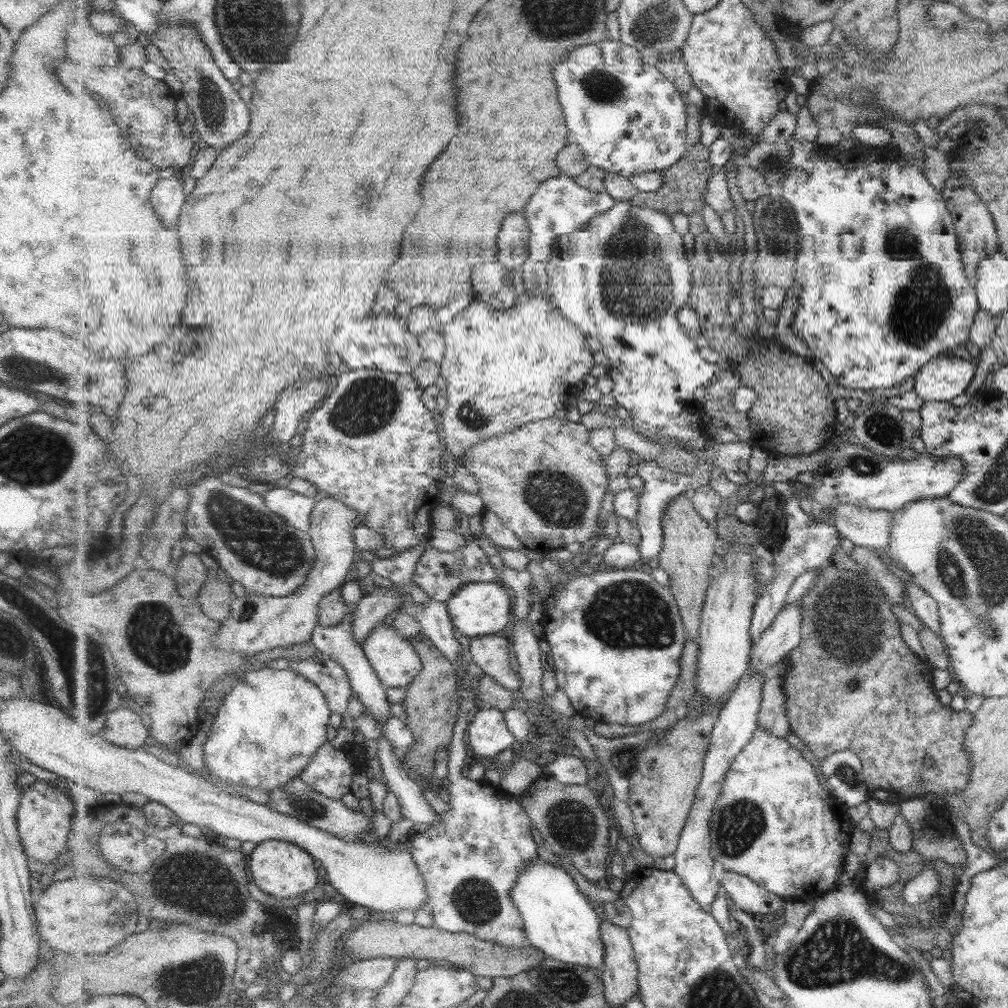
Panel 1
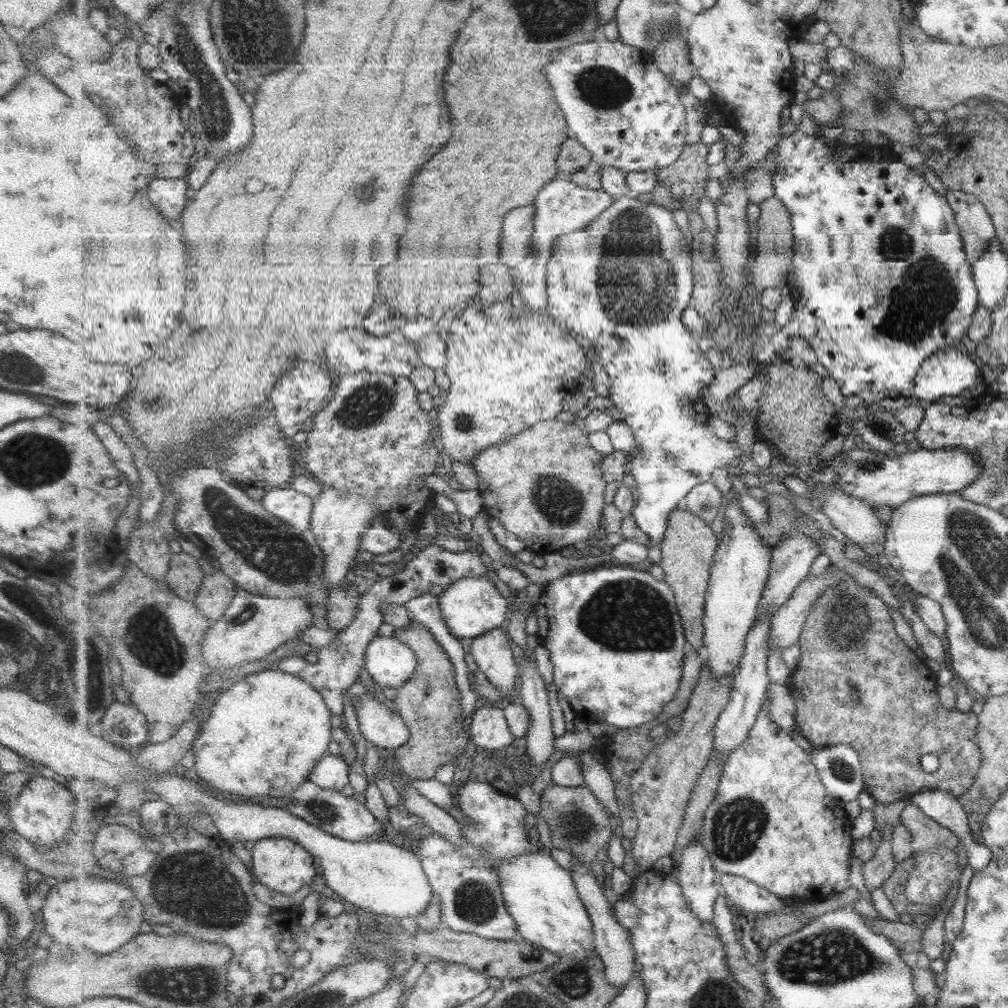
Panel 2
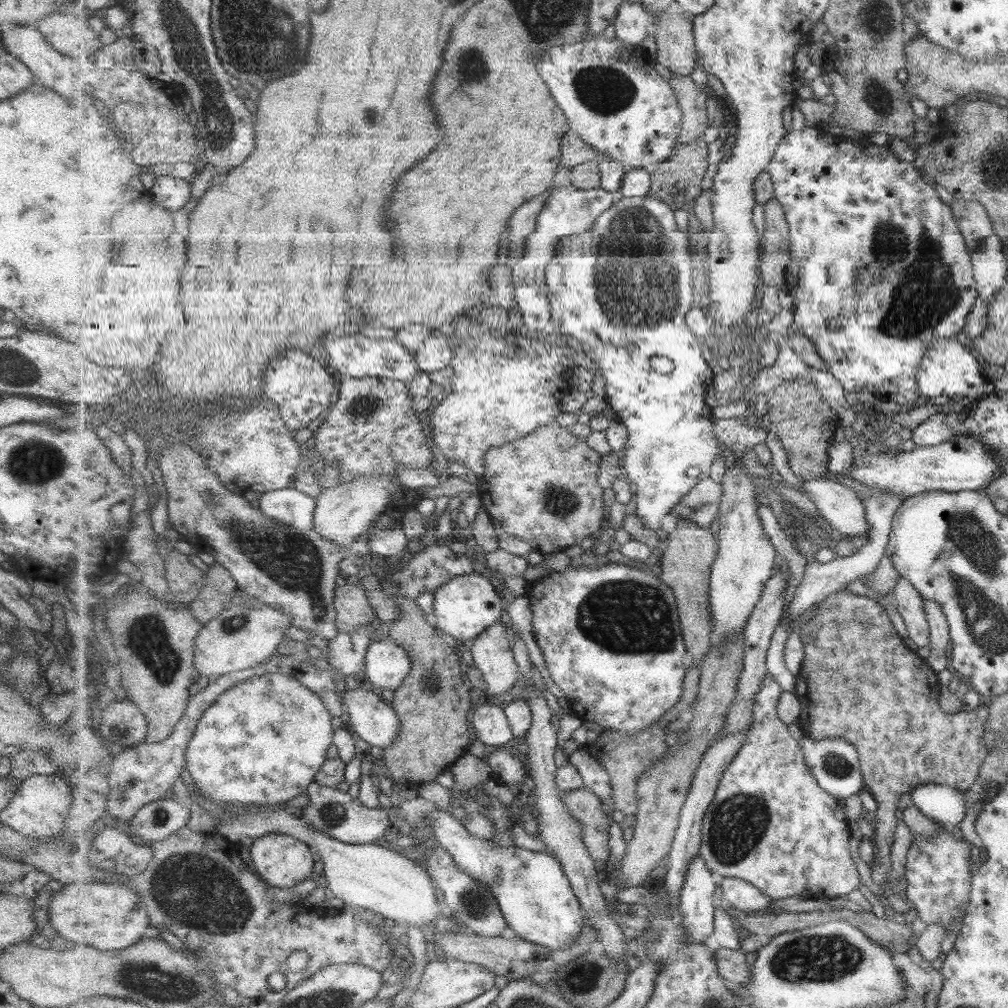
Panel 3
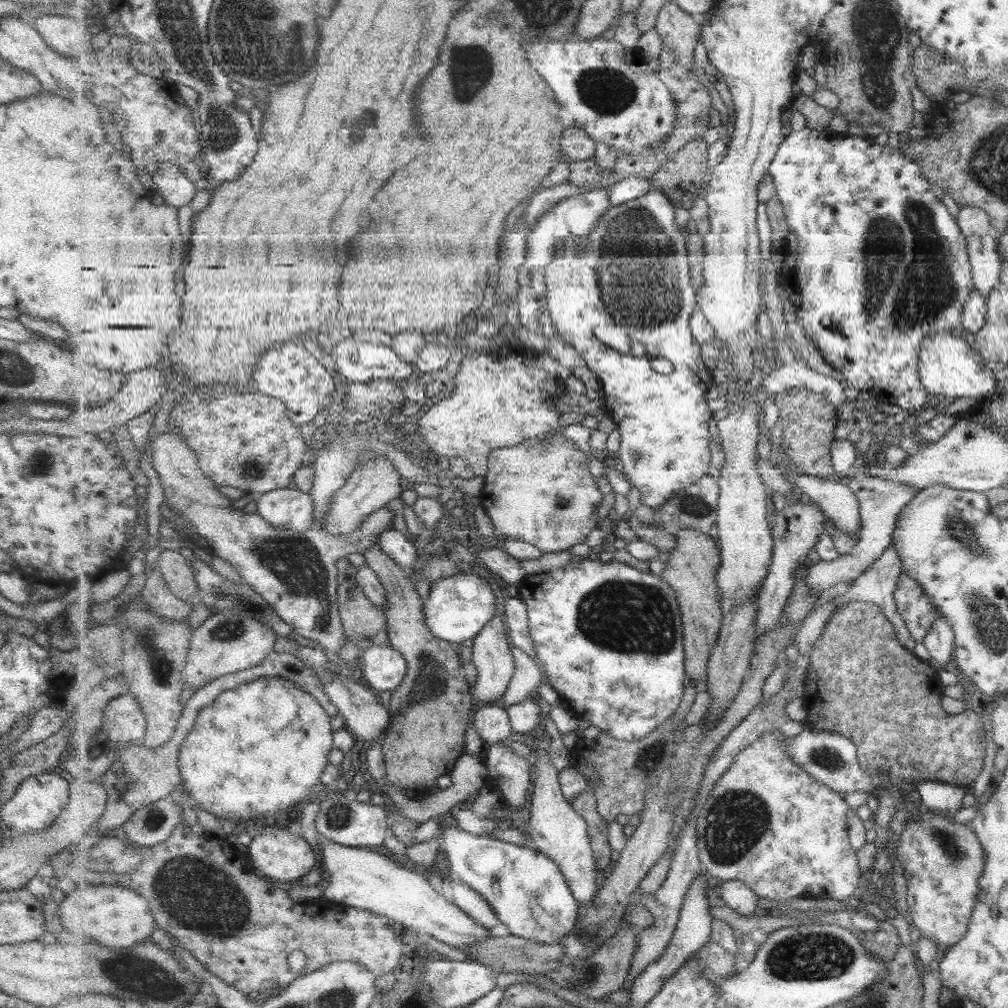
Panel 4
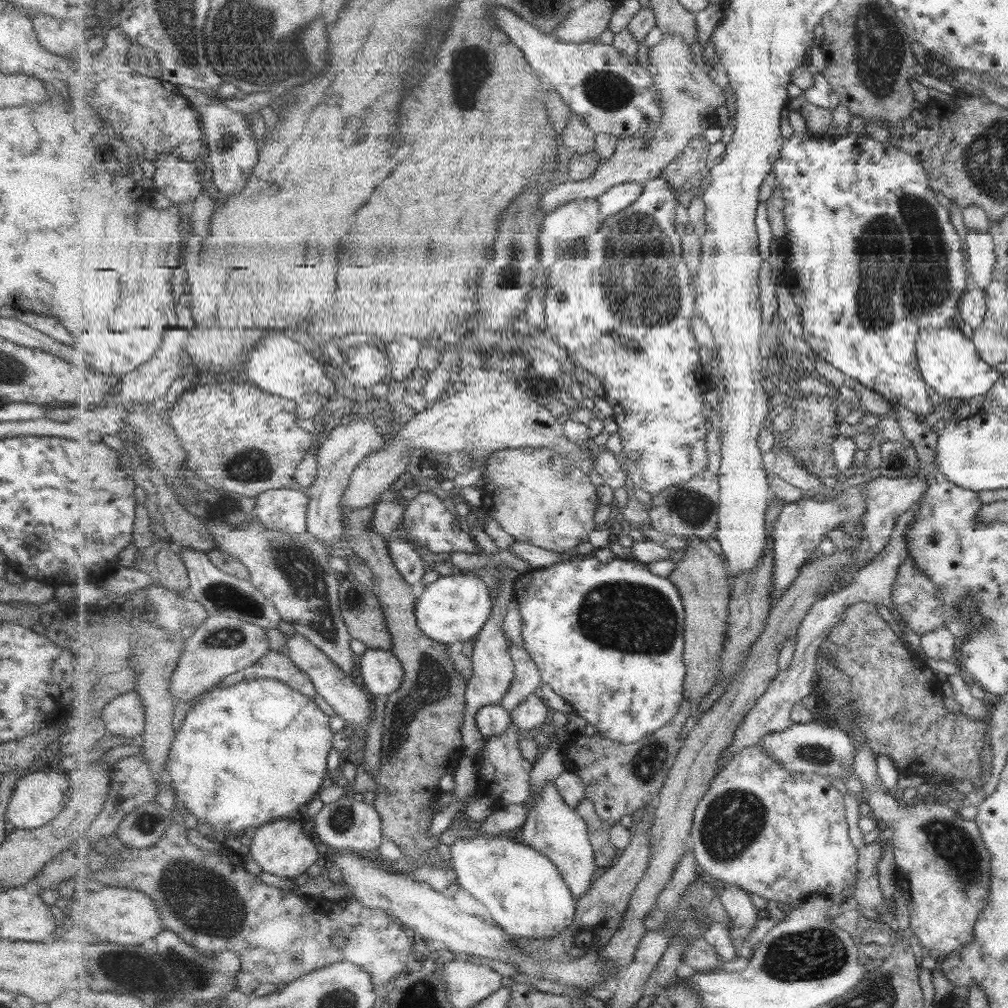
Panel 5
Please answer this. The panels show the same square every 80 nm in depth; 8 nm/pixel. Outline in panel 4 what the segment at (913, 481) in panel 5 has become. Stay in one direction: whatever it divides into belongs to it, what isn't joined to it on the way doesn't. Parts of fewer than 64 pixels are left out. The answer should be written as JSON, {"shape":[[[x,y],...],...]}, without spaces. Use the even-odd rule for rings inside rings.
{"shape":[[[850,474],[840,478],[847,486],[850,486],[851,490],[854,490],[855,496],[859,499],[862,528],[860,529],[859,542],[855,545],[853,552],[840,555],[832,561],[815,559],[810,561],[807,567],[806,581],[808,586],[816,592],[829,590],[831,586],[835,586],[839,582],[852,583],[853,580],[859,578],[892,542],[891,535],[899,511],[919,493],[918,488],[914,486],[905,486],[878,476],[871,475],[859,480]]]}

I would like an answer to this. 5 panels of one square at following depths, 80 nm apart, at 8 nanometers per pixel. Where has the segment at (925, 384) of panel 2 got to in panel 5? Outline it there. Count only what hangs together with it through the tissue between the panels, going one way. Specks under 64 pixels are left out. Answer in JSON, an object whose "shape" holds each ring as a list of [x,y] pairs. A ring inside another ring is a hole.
{"shape":[[[955,325],[919,330],[915,335],[915,354],[918,354],[918,369],[927,387],[932,388],[941,400],[965,400],[987,393],[1001,373],[981,361],[971,340],[965,338]]]}

